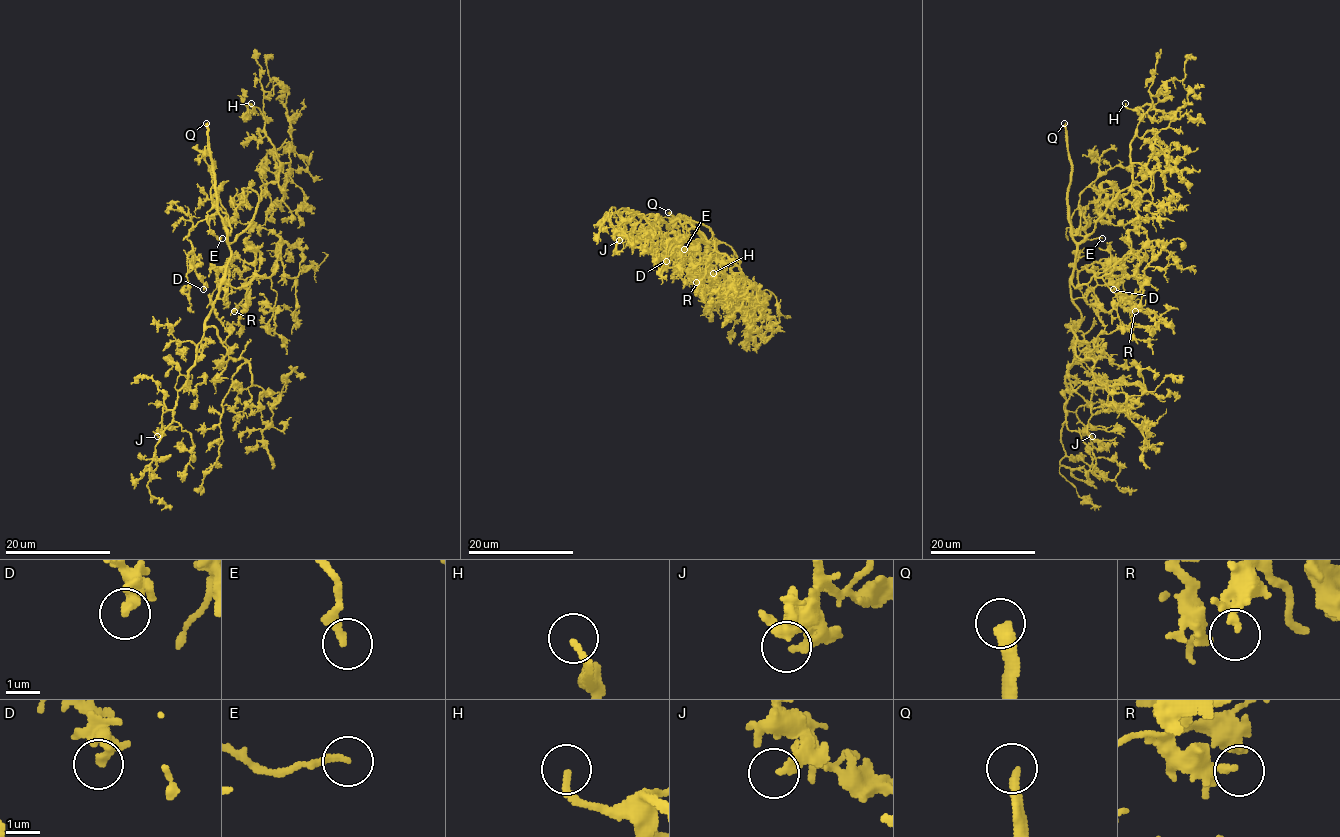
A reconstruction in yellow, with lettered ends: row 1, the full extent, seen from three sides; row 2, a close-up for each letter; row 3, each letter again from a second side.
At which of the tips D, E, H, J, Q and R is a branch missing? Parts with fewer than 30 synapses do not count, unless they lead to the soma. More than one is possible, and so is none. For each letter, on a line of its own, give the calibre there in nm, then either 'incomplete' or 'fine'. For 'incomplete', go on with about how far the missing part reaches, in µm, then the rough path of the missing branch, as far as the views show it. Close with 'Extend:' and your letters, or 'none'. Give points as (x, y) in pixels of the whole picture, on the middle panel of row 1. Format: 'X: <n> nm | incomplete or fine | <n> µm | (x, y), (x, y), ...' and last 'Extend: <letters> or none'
D: 280 nm | fine
E: 190 nm | incomplete | 8 µm | (684, 249), (674, 265), (679, 281)
H: 200 nm | incomplete | 20 µm | (713, 273), (704, 283), (691, 274), (684, 298), (679, 302)
J: 280 nm | fine
Q: 320 nm | incomplete | 70 µm | (668, 212), (621, 217), (609, 233), (602, 254), (577, 281), (573, 293), (569, 289)
R: 190 nm | fine
Extend: E, H, Q

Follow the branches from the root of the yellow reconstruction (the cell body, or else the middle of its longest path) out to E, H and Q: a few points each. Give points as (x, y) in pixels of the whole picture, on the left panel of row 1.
E: (224, 270), (230, 256), (230, 222), (226, 214), (212, 207), (207, 213), (206, 222), (216, 238), (222, 238)
H: (224, 270), (230, 244), (250, 223), (261, 187), (272, 183), (279, 172), (261, 112), (251, 103)
Q: (224, 270), (230, 256), (230, 242), (218, 207), (206, 123)

